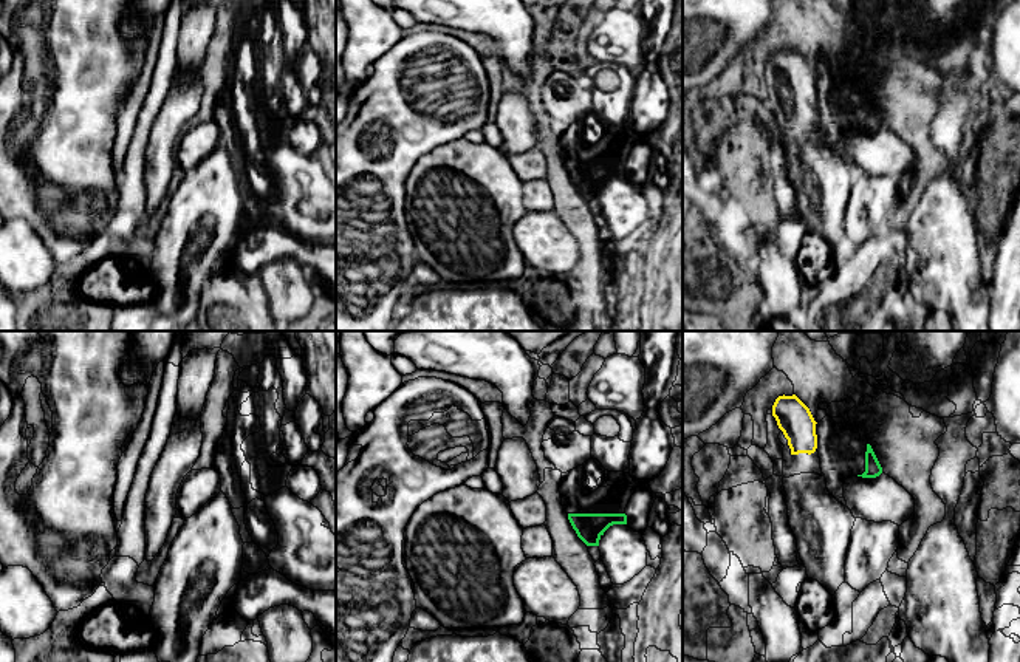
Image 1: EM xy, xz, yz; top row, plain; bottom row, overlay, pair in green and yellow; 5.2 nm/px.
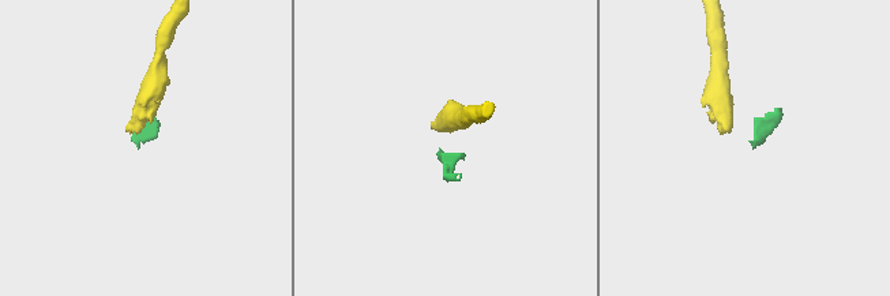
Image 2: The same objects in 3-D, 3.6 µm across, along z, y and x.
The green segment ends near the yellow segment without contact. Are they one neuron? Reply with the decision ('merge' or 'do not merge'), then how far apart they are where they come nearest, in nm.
do not merge | 260 nm

